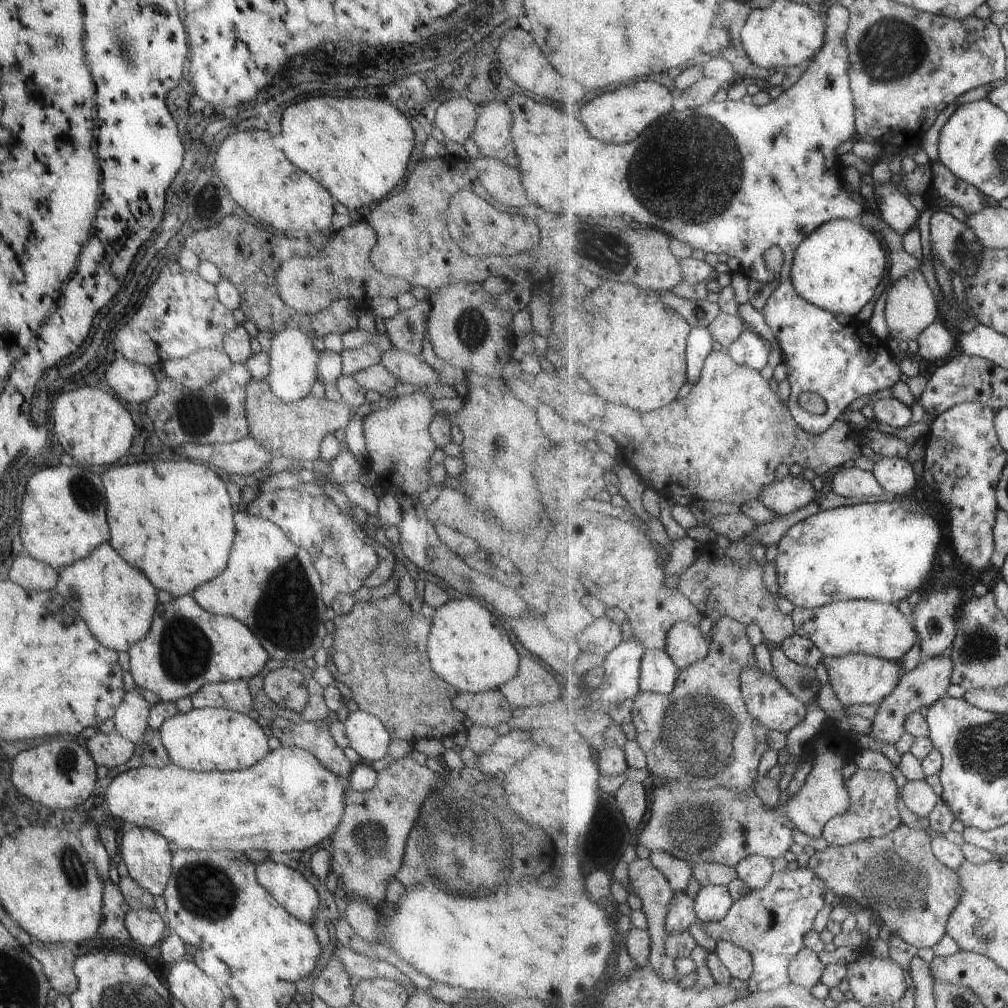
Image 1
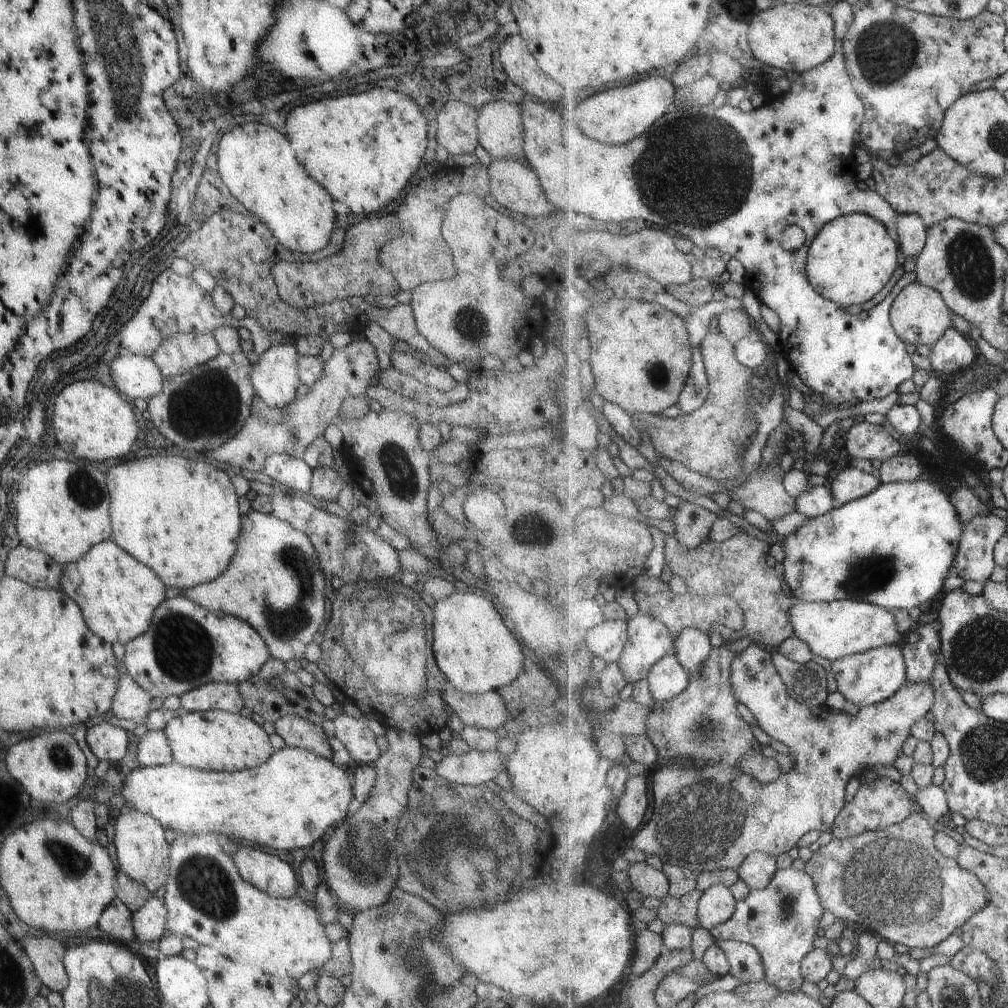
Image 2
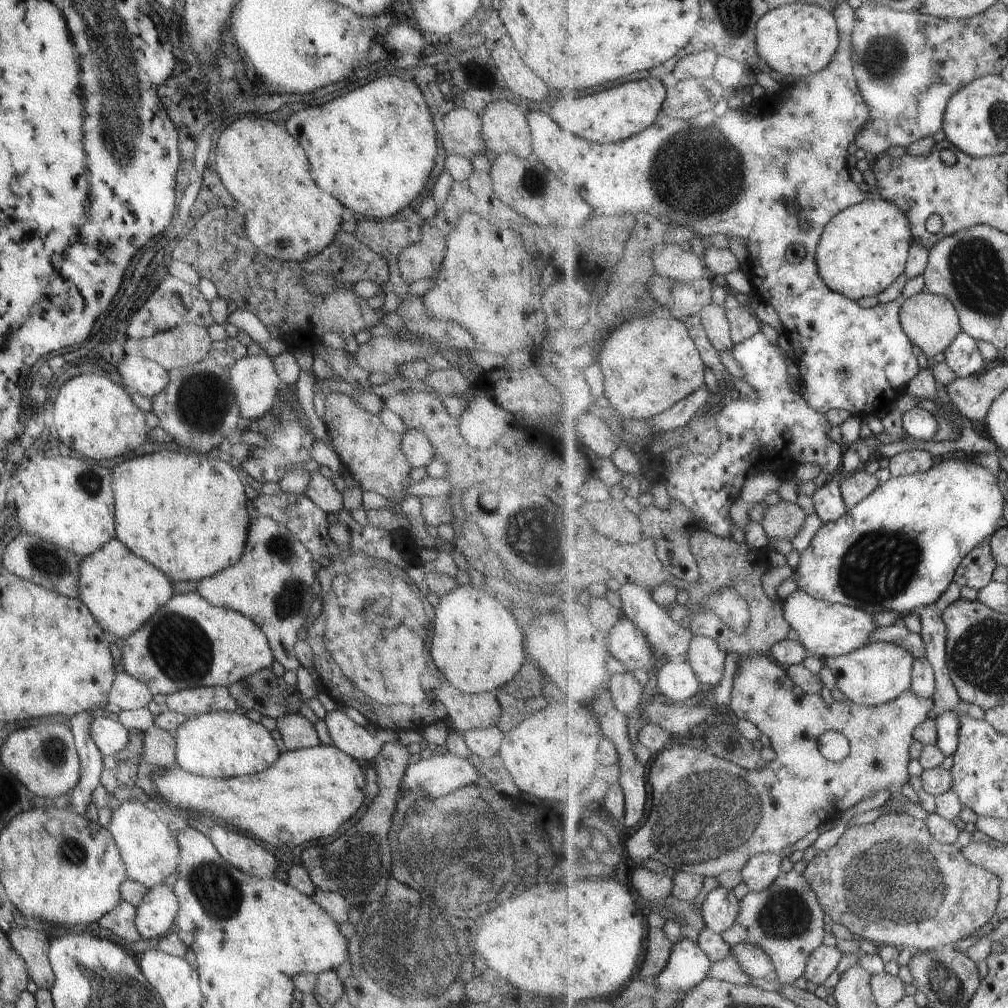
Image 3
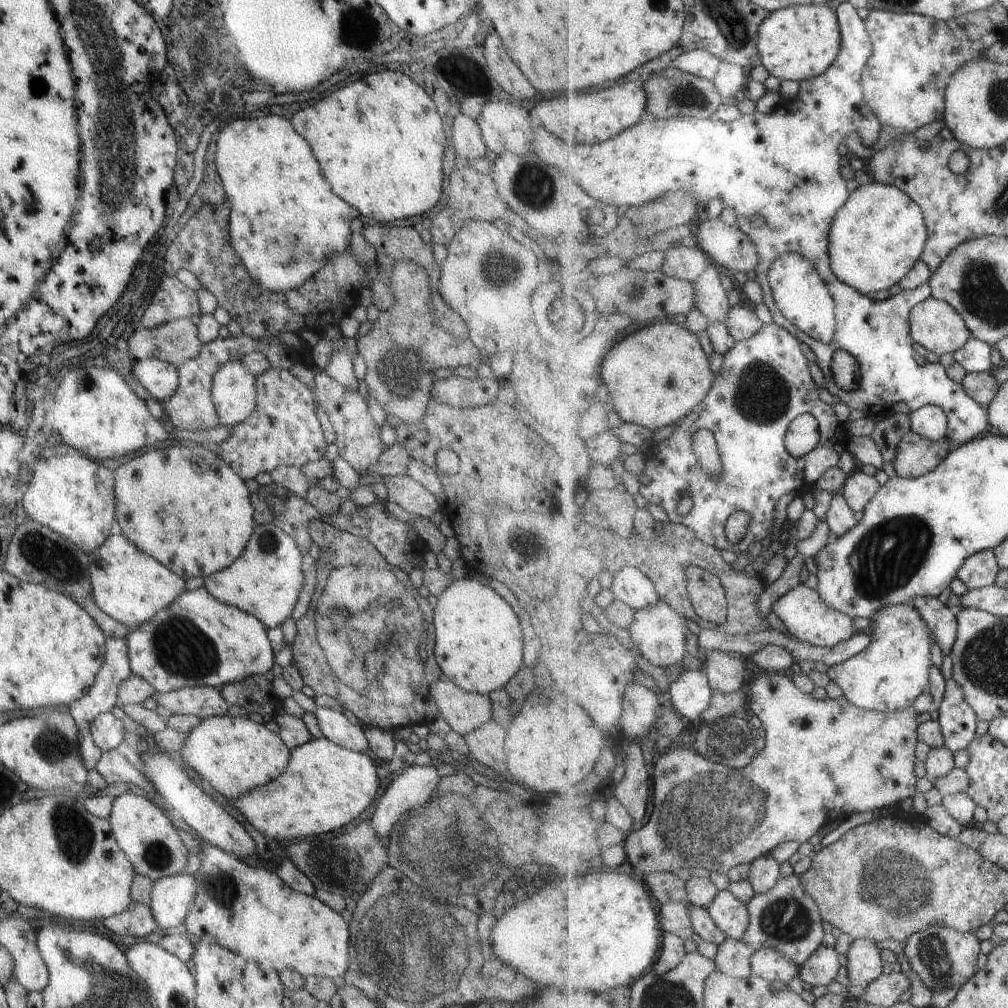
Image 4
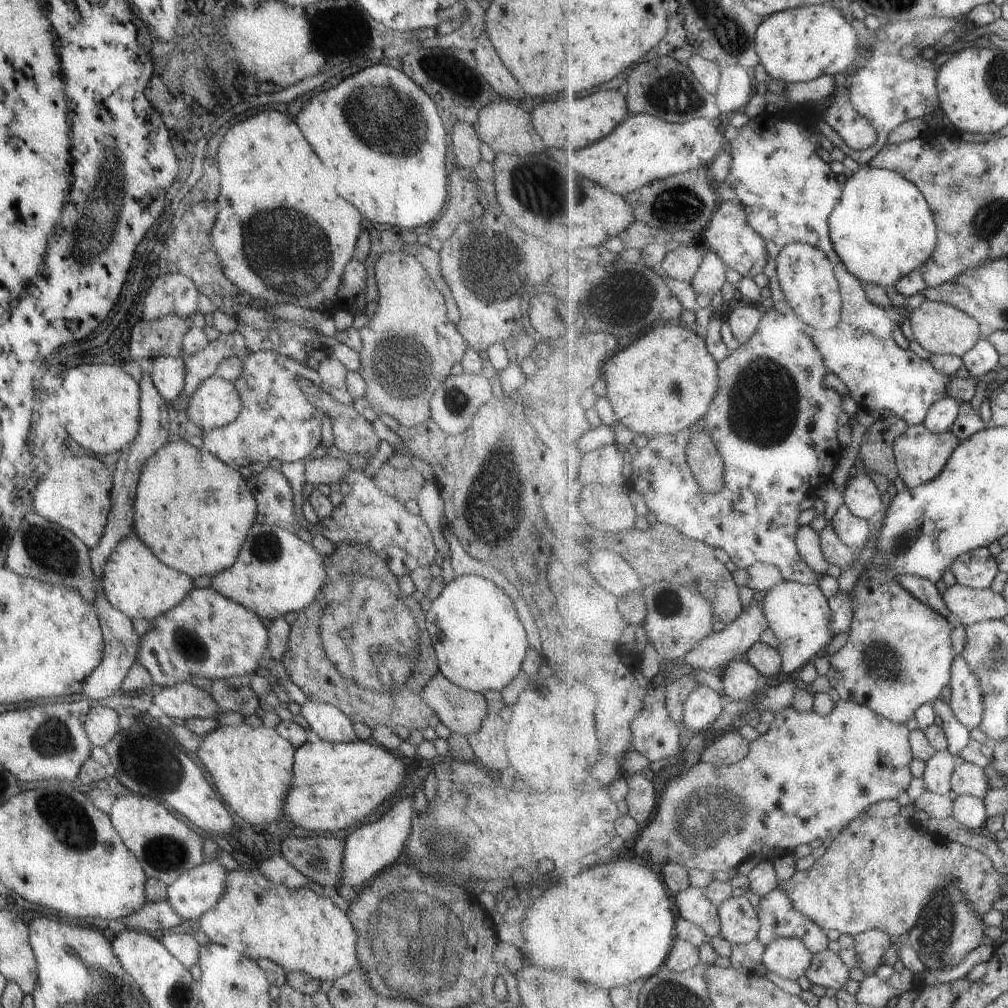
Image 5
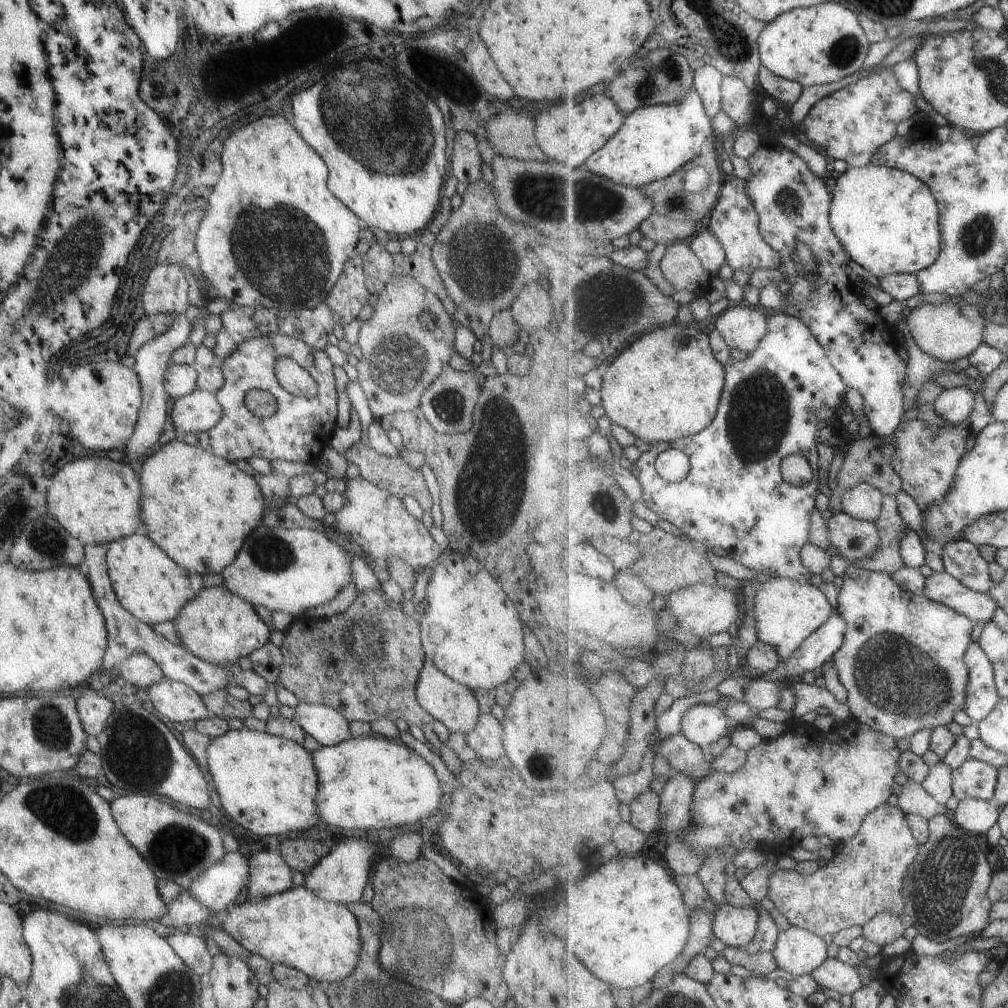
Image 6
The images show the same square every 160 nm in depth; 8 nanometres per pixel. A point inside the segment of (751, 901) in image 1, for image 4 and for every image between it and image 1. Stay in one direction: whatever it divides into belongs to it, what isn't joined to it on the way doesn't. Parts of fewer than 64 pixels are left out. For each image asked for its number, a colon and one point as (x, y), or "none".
2: (781, 921)
3: (786, 920)
4: (787, 919)

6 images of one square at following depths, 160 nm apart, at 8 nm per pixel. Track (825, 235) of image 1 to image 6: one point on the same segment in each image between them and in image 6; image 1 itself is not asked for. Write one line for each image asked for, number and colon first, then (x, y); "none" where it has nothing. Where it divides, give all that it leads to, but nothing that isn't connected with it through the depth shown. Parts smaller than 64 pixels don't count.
2: (852, 258)
3: (865, 248)
4: (878, 235)
5: (883, 229)
6: (888, 220)

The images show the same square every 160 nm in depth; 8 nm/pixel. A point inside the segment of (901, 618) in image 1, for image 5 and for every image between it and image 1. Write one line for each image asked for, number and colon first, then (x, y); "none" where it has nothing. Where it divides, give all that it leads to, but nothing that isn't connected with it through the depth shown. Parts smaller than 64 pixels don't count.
2: (835, 629)
3: (827, 629)
4: (806, 615)
5: (799, 616)

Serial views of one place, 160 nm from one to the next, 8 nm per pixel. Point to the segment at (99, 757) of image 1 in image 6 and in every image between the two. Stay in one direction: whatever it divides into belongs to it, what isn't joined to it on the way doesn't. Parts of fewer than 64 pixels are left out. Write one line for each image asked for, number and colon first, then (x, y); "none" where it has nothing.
2: (107, 742)
3: (109, 737)
4: (106, 732)
5: (100, 723)
6: (93, 708)

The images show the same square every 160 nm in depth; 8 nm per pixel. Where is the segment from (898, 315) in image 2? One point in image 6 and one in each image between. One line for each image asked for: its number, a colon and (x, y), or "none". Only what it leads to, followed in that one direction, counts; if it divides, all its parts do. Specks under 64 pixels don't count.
3: (932, 322)
4: (936, 325)
5: (940, 328)
6: (948, 331)

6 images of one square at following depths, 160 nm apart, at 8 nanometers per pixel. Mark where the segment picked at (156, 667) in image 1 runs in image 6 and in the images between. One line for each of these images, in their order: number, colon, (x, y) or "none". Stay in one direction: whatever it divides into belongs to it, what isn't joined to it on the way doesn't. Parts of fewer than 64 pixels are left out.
2: (186, 645)
3: (187, 642)
4: (195, 640)
5: (206, 635)
6: (216, 626)

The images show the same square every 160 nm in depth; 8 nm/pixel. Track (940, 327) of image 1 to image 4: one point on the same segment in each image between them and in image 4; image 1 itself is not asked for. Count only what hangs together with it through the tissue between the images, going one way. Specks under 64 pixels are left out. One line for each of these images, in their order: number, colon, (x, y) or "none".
2: (955, 352)
3: (963, 357)
4: (975, 356)

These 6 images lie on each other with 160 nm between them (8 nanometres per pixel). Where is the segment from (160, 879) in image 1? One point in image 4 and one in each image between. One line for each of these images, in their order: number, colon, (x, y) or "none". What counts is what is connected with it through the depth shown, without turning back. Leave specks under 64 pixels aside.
2: (142, 853)
3: (147, 847)
4: (146, 837)

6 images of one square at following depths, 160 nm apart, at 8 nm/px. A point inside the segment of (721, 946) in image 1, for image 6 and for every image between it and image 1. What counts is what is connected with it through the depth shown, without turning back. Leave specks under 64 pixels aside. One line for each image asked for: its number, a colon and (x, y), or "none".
2: (746, 963)
3: (755, 962)
4: (768, 963)
5: (788, 957)
6: (798, 951)

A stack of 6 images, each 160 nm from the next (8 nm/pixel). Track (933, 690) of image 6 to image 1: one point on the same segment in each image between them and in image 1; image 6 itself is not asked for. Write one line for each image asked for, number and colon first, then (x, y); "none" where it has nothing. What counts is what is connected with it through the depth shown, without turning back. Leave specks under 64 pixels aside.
1: (856, 678)
2: (865, 679)
3: (878, 673)
4: (891, 674)
5: (899, 655)

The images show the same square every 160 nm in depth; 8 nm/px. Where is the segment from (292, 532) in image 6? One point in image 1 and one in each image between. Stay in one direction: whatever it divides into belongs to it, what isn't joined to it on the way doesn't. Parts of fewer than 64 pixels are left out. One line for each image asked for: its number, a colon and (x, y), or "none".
1: (268, 584)
2: (273, 582)
3: (270, 583)
4: (264, 581)
5: (275, 573)

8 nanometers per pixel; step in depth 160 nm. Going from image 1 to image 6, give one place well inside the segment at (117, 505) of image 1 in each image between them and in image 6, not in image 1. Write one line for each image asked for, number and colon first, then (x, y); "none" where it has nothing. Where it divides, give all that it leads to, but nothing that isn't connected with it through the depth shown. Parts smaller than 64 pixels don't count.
2: (178, 517)
3: (185, 514)
4: (206, 518)
5: (192, 511)
6: (201, 508)

